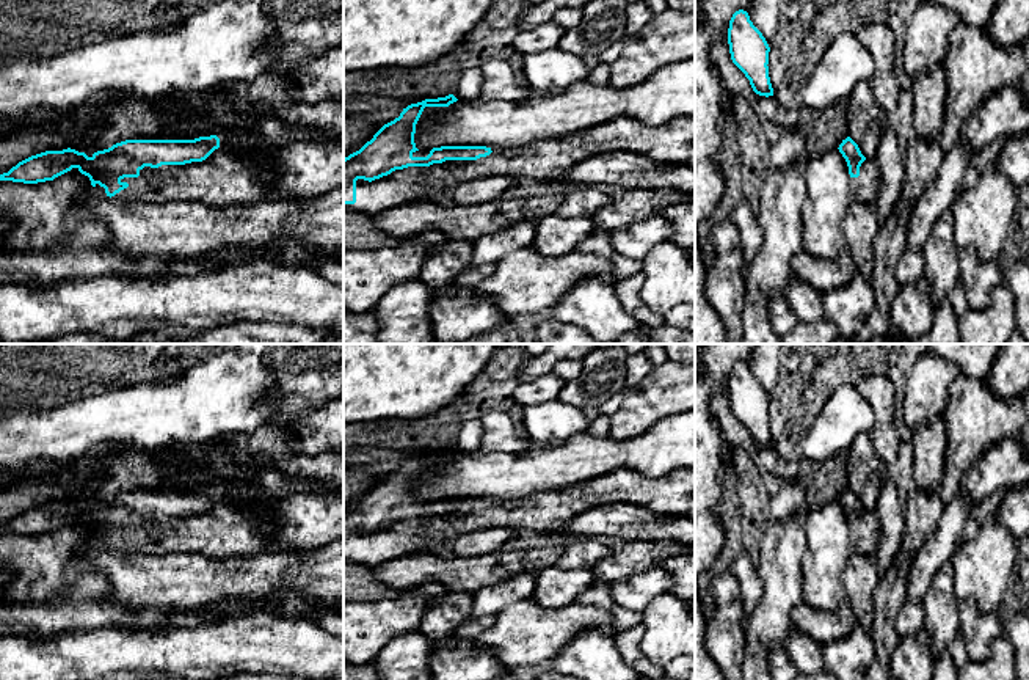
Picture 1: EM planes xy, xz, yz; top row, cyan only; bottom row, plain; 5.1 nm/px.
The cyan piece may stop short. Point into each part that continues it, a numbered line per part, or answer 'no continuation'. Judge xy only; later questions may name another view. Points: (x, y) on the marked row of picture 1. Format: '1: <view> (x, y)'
1: xy (300, 170)

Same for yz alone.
1: yz (865, 189)

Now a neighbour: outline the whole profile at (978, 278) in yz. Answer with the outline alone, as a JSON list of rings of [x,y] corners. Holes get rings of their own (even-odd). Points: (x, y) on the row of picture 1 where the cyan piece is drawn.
[[[971,247],[958,248],[958,265],[968,308],[984,311],[991,303],[991,289],[1002,283],[1002,269],[998,262],[980,262]]]

